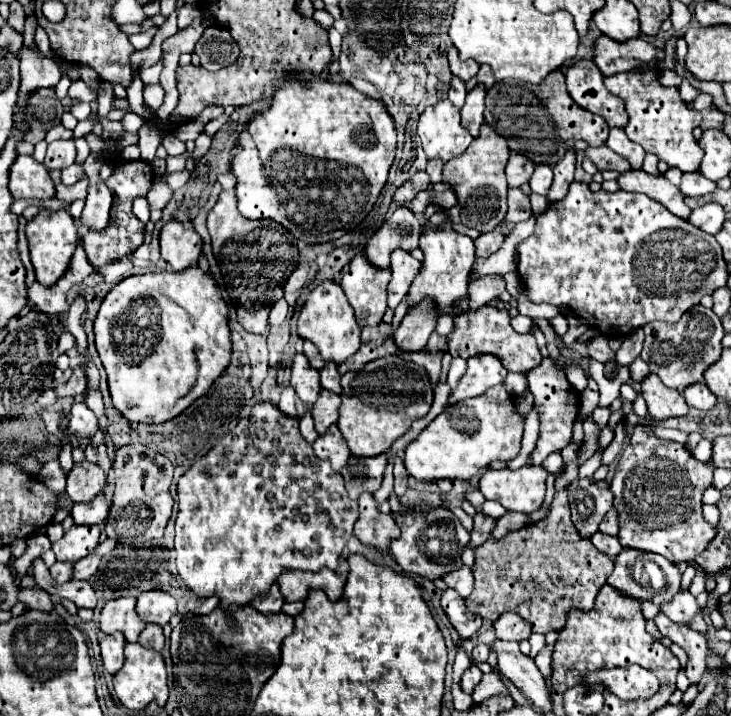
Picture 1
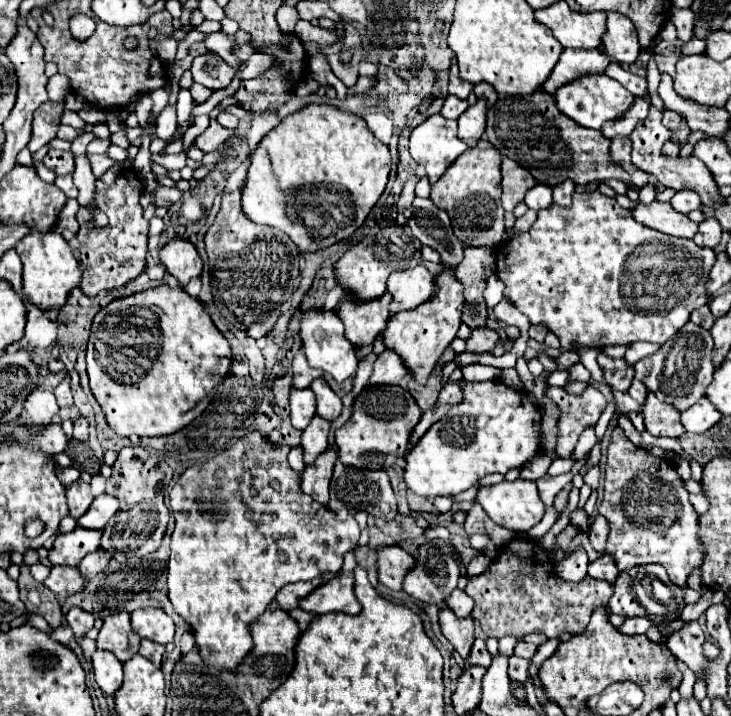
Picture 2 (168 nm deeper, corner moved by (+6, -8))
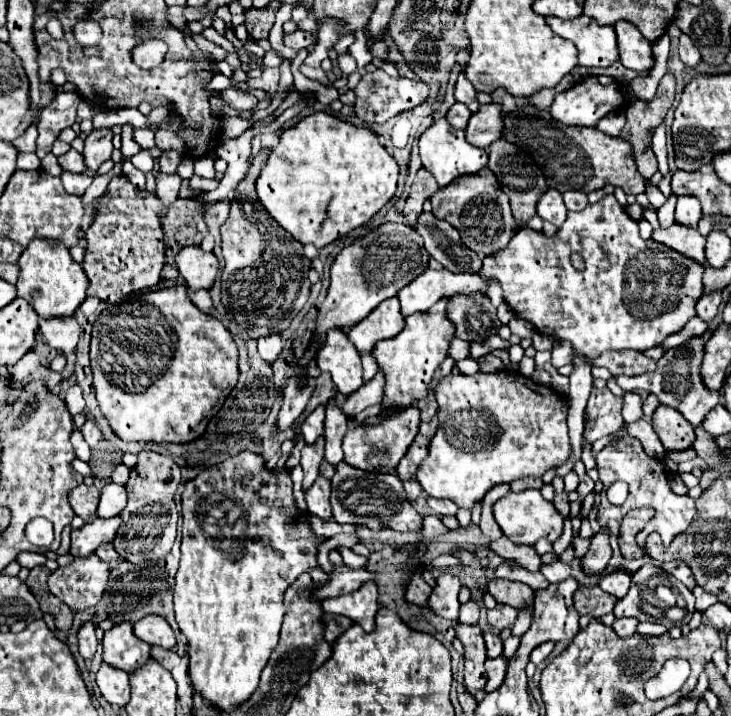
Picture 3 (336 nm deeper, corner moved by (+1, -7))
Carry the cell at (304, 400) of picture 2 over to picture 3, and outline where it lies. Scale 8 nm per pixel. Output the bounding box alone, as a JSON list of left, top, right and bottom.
[300,406,324,444]

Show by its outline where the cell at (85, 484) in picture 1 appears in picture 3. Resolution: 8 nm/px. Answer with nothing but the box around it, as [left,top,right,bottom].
[68,484,100,522]

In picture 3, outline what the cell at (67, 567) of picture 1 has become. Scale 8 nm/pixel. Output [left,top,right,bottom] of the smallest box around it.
[48,554,110,612]

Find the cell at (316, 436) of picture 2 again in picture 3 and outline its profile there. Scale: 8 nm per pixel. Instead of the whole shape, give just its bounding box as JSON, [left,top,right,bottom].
[300,438,324,490]

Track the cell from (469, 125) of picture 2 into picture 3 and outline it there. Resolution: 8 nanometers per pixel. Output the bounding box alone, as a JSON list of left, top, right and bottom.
[466,104,502,148]

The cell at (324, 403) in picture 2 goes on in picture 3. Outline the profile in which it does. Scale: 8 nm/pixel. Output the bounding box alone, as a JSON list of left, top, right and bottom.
[324,404,348,466]

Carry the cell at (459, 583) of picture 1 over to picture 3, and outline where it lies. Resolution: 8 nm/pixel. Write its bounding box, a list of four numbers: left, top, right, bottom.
[460,602,480,624]

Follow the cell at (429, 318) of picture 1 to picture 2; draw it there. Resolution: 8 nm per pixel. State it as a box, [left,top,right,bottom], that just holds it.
[367,349,409,385]

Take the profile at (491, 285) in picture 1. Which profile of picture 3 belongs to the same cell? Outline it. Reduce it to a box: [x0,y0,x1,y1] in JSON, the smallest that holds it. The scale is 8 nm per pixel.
[448,338,470,362]

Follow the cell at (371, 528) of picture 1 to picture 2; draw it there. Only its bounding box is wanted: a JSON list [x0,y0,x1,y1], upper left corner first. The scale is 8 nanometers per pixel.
[377,545,413,591]

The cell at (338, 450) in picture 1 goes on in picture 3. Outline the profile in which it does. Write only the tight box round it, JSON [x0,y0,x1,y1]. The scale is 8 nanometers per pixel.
[306,478,332,520]

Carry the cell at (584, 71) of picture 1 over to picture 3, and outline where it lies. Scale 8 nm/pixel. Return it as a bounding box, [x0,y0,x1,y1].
[550,78,624,126]

